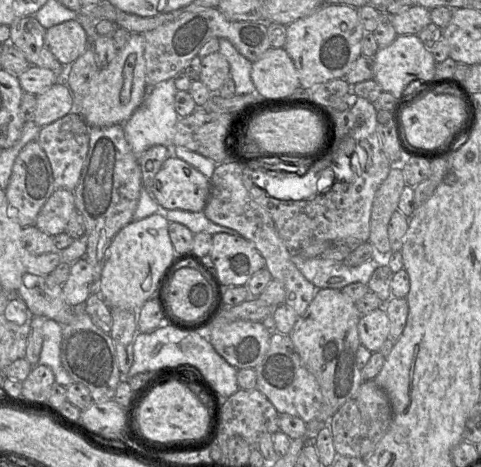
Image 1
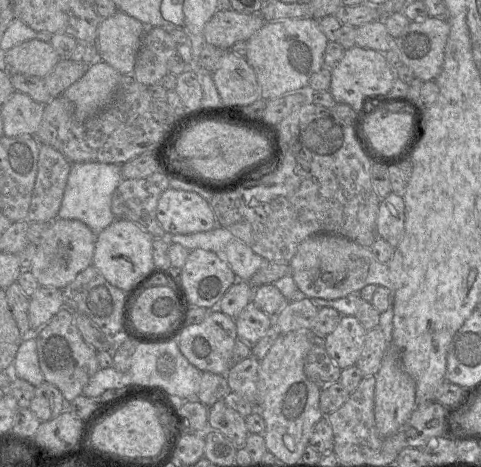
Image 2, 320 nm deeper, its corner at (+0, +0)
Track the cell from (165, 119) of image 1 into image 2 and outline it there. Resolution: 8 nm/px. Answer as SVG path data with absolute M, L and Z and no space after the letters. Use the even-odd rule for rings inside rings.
M85 162L72 164L58 218L76 219L85 223L95 235L116 220L111 211L112 196L123 180L122 164Z

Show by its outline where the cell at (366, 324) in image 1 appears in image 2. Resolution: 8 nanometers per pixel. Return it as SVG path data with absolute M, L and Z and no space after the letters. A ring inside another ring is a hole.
M342 316L335 330L322 340L322 344L333 362L343 370L358 361L366 332L355 316Z

